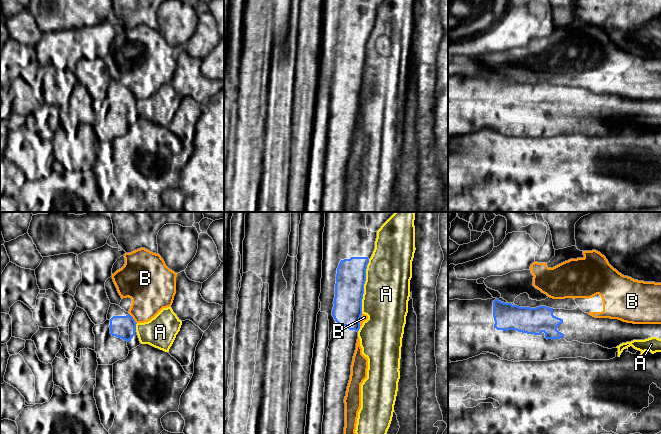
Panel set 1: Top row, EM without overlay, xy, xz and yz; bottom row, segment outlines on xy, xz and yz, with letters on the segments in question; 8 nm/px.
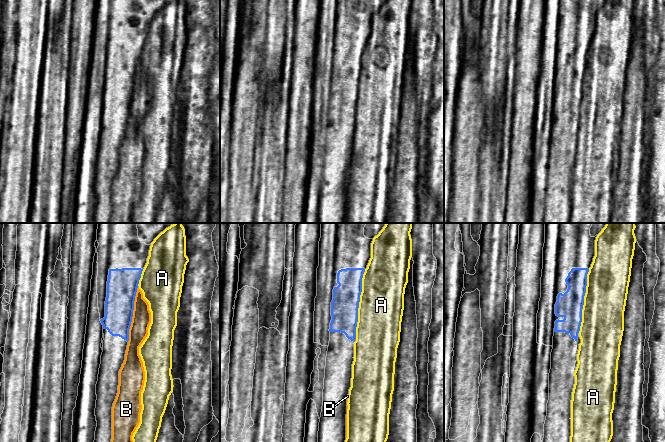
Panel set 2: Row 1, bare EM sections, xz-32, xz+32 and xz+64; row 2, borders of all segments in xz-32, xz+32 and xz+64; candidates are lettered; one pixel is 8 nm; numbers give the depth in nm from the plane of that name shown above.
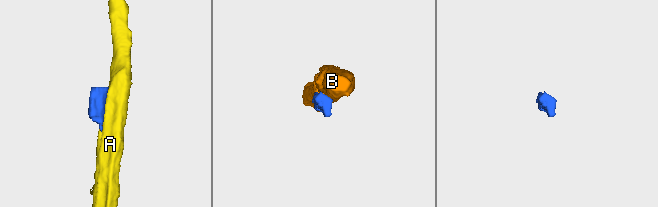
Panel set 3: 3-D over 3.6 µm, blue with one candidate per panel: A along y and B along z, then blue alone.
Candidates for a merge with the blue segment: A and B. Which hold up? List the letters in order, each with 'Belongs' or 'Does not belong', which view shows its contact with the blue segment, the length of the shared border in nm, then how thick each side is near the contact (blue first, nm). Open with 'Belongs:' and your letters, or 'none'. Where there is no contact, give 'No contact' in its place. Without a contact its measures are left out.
Belongs: none
A: Does not belong. Touches blue in xz. Shared border 440 nm. Thickness 240 nm (blue) against 360 nm
B: Does not belong. Touches blue in xy. Shared border 110 nm. Thickness 190 nm (blue) against 320 nm

